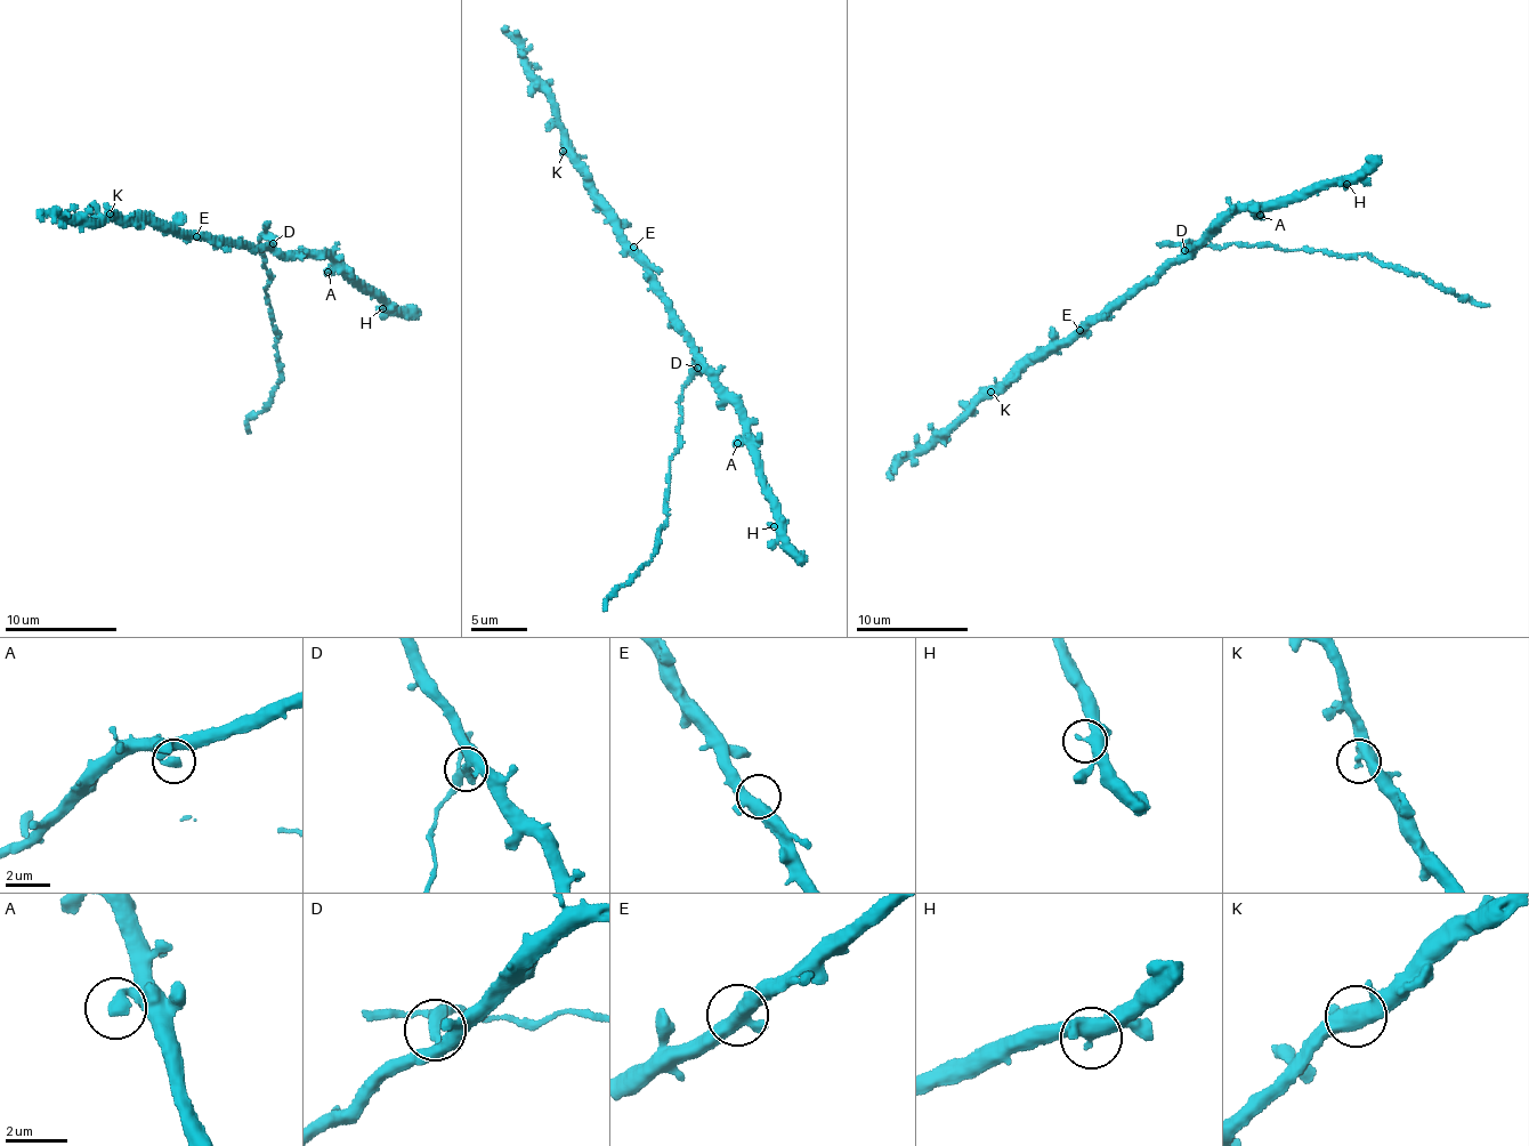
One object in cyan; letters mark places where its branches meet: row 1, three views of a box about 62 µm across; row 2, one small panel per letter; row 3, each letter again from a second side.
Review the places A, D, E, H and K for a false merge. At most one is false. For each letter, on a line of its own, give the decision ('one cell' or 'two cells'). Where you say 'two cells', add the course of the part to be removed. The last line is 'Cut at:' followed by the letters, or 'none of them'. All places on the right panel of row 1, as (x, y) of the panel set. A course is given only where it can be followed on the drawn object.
A: one cell
D: two cells; course (1186, 249), (1192, 244), (1240, 242), (1343, 255), (1367, 252), (1374, 260), (1489, 306)
E: one cell
H: one cell
K: one cell
Cut at: D

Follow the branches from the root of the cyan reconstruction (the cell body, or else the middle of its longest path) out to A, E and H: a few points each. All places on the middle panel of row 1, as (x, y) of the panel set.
A: (687, 332), (696, 362), (712, 385), (736, 408), (743, 421), (743, 435), (737, 438), (737, 443)
E: (687, 332), (647, 259), (633, 247)
H: (687, 332), (696, 362), (743, 421), (762, 491), (774, 509), (774, 526)

